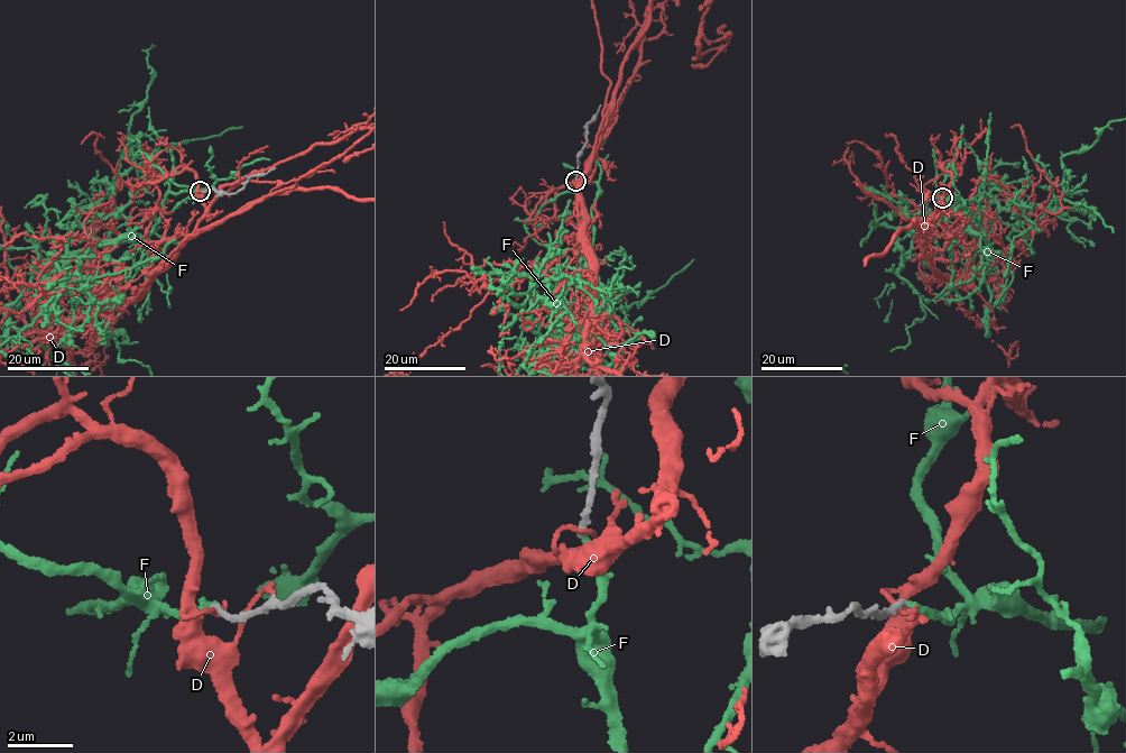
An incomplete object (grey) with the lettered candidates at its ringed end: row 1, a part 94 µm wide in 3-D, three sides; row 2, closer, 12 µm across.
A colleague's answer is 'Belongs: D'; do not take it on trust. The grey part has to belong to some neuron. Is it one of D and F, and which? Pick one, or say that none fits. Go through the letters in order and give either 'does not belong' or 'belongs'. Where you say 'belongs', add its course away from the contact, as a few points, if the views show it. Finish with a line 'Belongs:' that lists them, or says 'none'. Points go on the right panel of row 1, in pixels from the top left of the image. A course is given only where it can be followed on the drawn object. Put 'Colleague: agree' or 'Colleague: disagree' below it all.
D: does not belong
F: belongs
Belongs: F
Colleague: disagree

